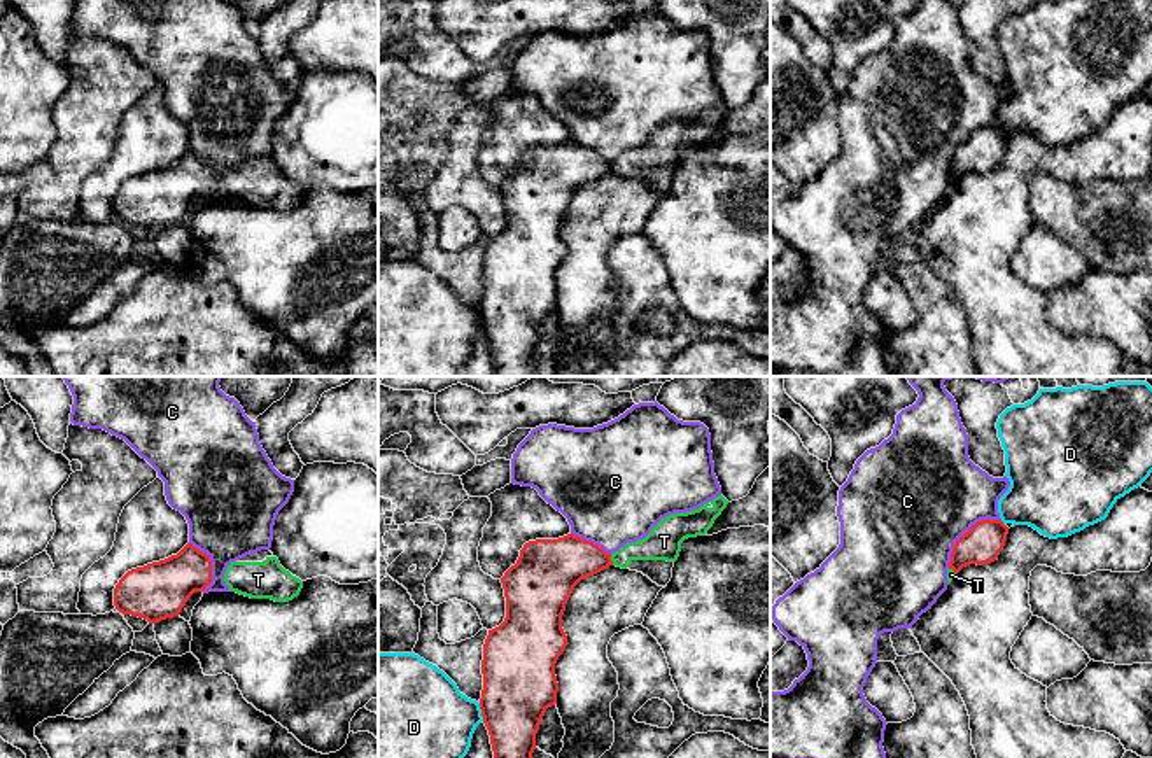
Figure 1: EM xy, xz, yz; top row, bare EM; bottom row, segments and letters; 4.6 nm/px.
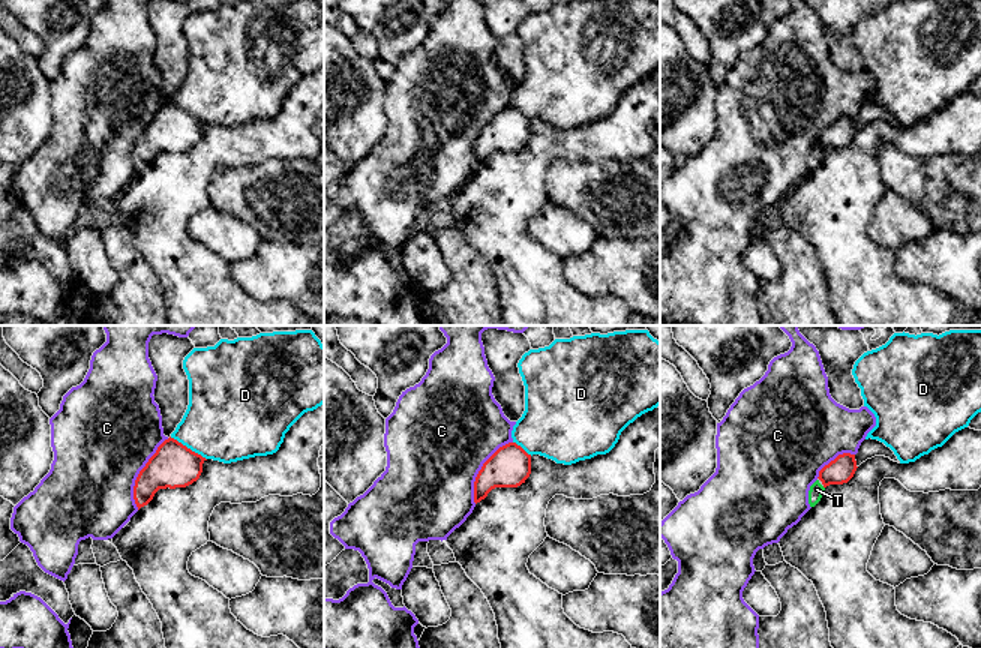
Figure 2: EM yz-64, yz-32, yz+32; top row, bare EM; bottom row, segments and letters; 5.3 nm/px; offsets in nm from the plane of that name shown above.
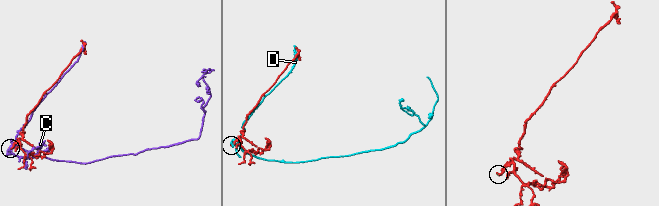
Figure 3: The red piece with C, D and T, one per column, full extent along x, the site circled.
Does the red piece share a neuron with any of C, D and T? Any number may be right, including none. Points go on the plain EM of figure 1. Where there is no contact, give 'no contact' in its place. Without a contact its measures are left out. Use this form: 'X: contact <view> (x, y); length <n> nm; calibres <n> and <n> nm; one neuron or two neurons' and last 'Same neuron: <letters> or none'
C: contact yz (967, 140); length 340 nm; calibres 180 and 480 nm; two neurons
D: contact xz (482, 321); length 80 nm; calibres 340 and 400 nm; two neurons
T: contact xz (610, 167); length 60 nm; calibres 240 and 150 nm; two neurons
Same neuron: none

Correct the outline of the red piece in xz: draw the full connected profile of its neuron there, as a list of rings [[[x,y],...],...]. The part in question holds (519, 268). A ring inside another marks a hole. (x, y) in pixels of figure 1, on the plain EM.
[[[572,140],[558,147],[523,152],[520,165],[501,186],[506,205],[504,229],[488,238],[483,252],[480,317],[490,343],[497,376],[537,376],[532,361],[548,315],[557,312],[555,271],[567,254],[562,222],[574,194],[613,173],[611,161]]]

